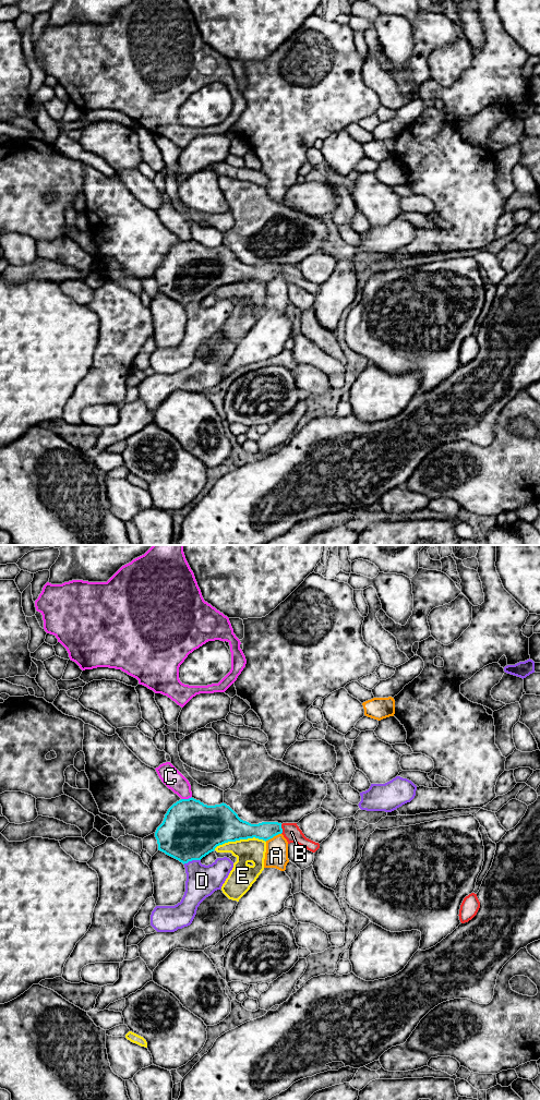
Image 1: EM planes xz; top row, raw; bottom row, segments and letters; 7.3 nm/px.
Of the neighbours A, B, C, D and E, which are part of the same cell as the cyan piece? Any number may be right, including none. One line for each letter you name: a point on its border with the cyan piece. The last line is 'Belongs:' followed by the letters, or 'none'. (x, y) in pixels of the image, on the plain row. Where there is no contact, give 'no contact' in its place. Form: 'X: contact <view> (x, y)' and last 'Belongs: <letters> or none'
B: contact xz (282, 270)
Belongs: B

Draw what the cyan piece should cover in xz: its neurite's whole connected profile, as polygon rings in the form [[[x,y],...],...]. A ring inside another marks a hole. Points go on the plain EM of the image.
[[[194,240],[173,245],[157,269],[158,292],[188,305],[201,302],[219,287],[248,280],[268,282],[283,276],[288,286],[296,285],[315,294],[320,286],[304,278],[297,265],[262,264],[251,266],[241,262],[226,245],[207,247]]]

